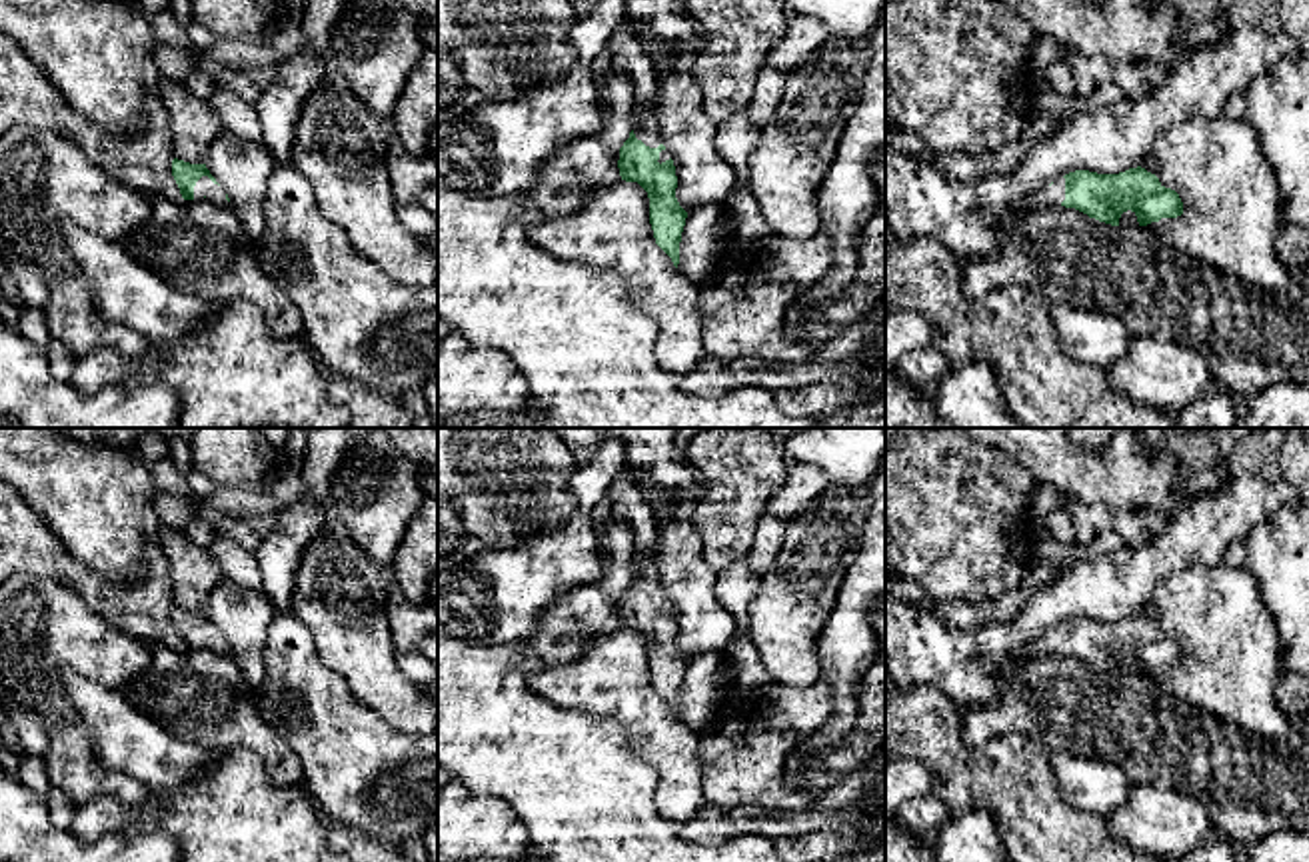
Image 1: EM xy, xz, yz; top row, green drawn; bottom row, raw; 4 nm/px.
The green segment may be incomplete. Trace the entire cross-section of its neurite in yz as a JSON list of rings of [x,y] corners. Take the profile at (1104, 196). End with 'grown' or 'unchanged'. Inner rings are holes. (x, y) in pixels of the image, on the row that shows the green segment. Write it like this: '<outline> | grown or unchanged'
[[[1141,166],[1119,174],[1069,172],[1033,194],[1033,208],[1053,204],[1075,208],[1111,226],[1119,226],[1119,218],[1127,210],[1137,216],[1139,226],[1183,214],[1179,194]]] | grown

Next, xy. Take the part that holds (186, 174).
[[[174,158],[172,176],[184,200],[208,200],[218,206],[230,206],[228,194],[210,174],[206,164],[190,164]]] | grown

